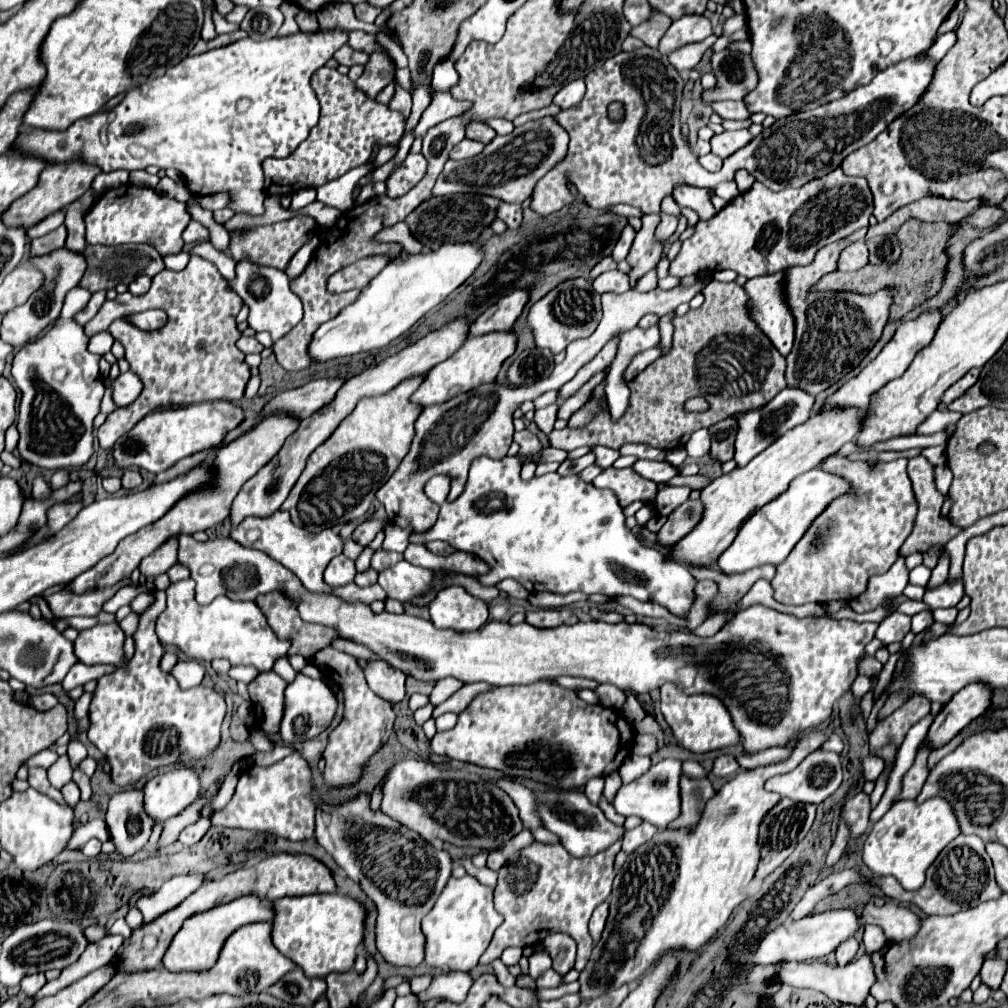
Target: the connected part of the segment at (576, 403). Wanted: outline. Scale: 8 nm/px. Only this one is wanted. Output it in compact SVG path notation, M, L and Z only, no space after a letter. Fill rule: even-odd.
M598 372L594 374L574 396L570 396L566 402L562 402L560 410L558 410L558 418L564 418L564 420L570 420L570 416L574 412L578 412L578 408L582 408L582 404L586 404L586 396L590 396L590 392L594 392L594 388L606 378L604 372Z

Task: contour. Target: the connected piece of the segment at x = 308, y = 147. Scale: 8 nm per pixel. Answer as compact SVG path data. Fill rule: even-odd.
M326 66L316 70L312 76L312 88L314 92L320 92L320 122L288 158L268 158L262 164L264 192L268 196L286 196L298 192L300 188L318 188L340 178L350 168L366 164L376 146L396 146L402 138L404 116L368 98L348 76L338 70L330 70Z

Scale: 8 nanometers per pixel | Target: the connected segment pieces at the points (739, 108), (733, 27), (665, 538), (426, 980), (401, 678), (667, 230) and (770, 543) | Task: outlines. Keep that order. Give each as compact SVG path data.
M724 100L724 102L712 102L712 110L722 116L724 120L746 120L750 118L750 112L744 102Z
M736 14L733 17L727 19L723 25L723 36L732 34L739 29L742 29L746 26L746 17L744 14Z
M686 500L680 504L674 512L670 512L668 522L660 528L658 538L662 544L676 544L680 542L690 530L694 530L694 524L702 520L704 504L700 500Z
M416 976L410 980L410 992L412 994L420 994L422 990L426 990L432 982L432 976Z
M370 662L366 668L366 682L374 694L390 704L398 704L406 698L406 674L394 670L386 662Z
M662 214L662 222L660 222L660 226L656 228L656 232L658 232L658 240L668 240L668 238L676 232L676 226L678 226L678 220L676 220L674 216L666 216L666 214Z
M816 468L802 476L796 476L796 480L780 498L766 504L750 520L746 520L732 546L718 558L720 568L726 574L736 574L762 564L784 562L796 542L806 534L806 528L810 528L810 524L824 512L824 508L828 508L838 496L844 496L848 492L852 492L852 484L842 476L820 472Z

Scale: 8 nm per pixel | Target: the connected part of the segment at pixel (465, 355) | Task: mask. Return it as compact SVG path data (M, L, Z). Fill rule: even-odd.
M506 330L506 332L490 332L484 336L472 336L468 338L462 348L452 354L448 360L440 362L438 366L434 366L426 380L420 384L420 388L414 392L412 400L420 406L432 406L432 404L442 404L446 400L450 400L452 396L458 396L462 392L468 392L472 388L476 388L478 384L484 382L494 382L500 366L506 358L510 358L516 350L518 344L518 334L516 330Z

